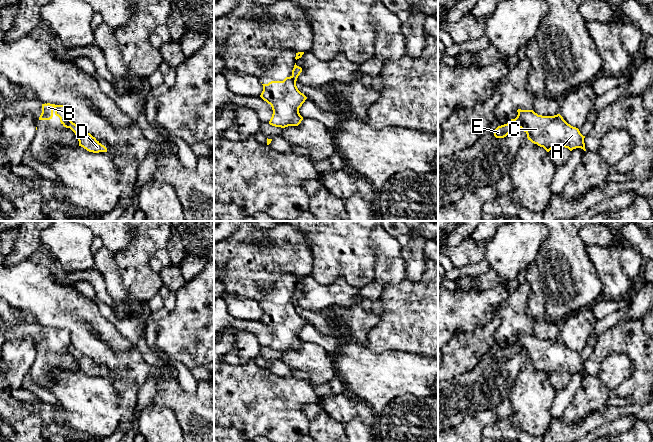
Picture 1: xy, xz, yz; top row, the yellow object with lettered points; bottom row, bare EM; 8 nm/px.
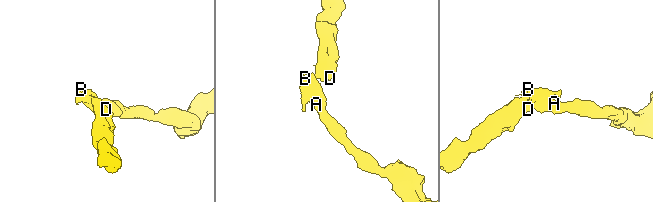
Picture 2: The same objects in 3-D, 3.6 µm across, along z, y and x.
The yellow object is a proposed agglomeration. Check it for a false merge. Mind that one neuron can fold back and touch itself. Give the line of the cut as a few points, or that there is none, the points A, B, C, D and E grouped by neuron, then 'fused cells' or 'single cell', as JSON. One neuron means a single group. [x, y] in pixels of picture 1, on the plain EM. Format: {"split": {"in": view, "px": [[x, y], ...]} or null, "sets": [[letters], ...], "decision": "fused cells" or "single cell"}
{"split": {"in": "yz", "px": [[511, 344], [517, 344], [521, 351]]}, "sets": [["A", "B", "C"], ["D", "E"]], "decision": "fused cells"}

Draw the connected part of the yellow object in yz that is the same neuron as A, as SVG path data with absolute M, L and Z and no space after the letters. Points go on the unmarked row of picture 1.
M517 334L518 339L511 345L518 345L521 347L521 353L527 358L528 364L532 367L543 371L547 376L556 371L565 371L570 375L576 372L581 372L584 375L584 362L579 353L568 348L560 338L554 340L542 340L535 337L533 334Z

